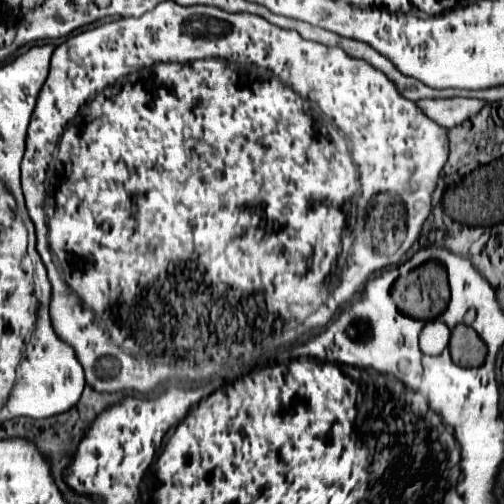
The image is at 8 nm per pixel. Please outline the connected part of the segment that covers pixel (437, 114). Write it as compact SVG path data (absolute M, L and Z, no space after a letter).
M452 97L452 99L422 99L418 105L424 109L424 113L436 121L442 127L456 127L474 113L478 113L486 101L466 99L466 97Z

